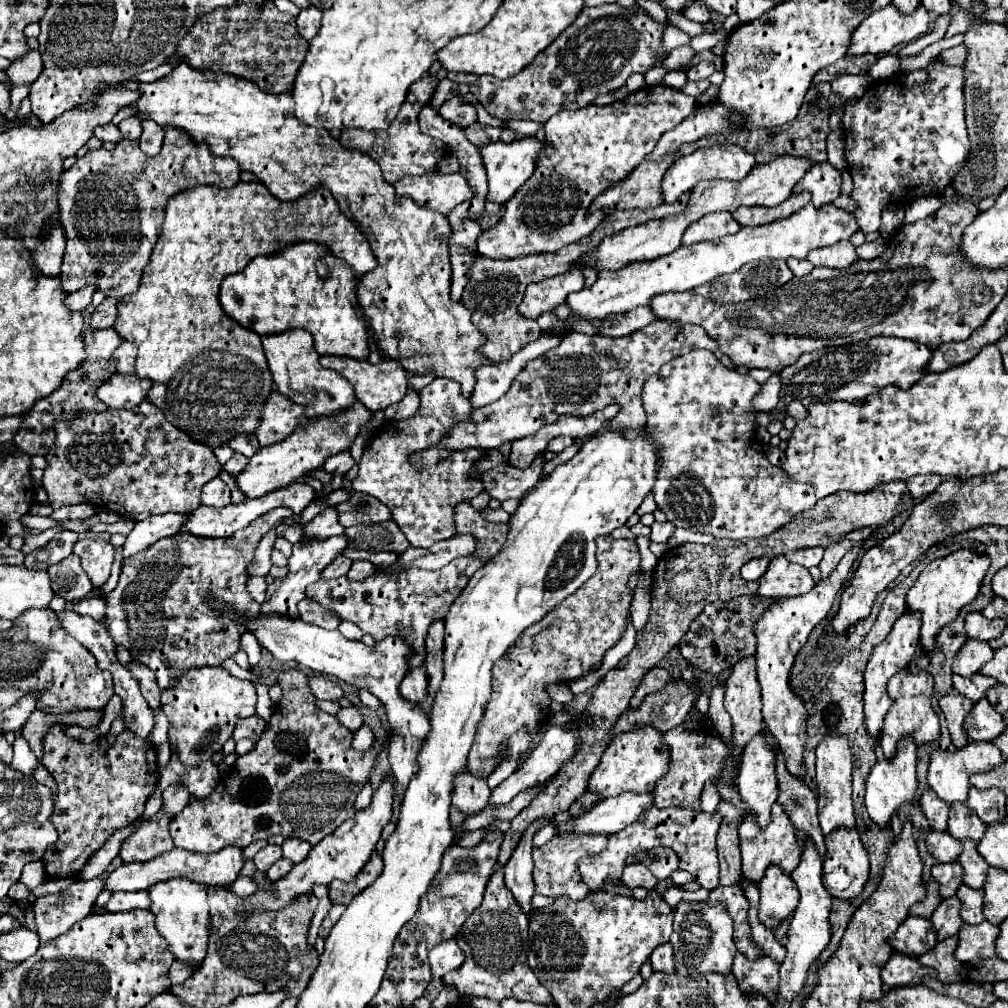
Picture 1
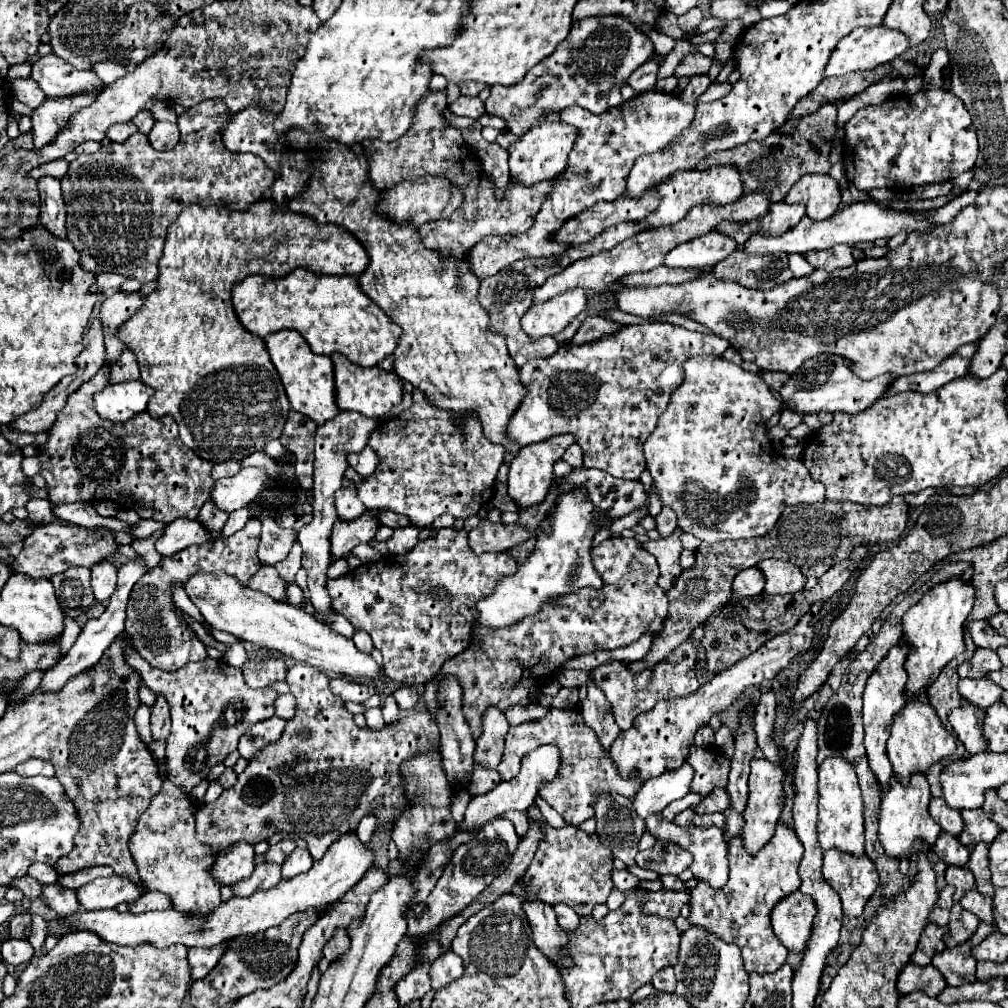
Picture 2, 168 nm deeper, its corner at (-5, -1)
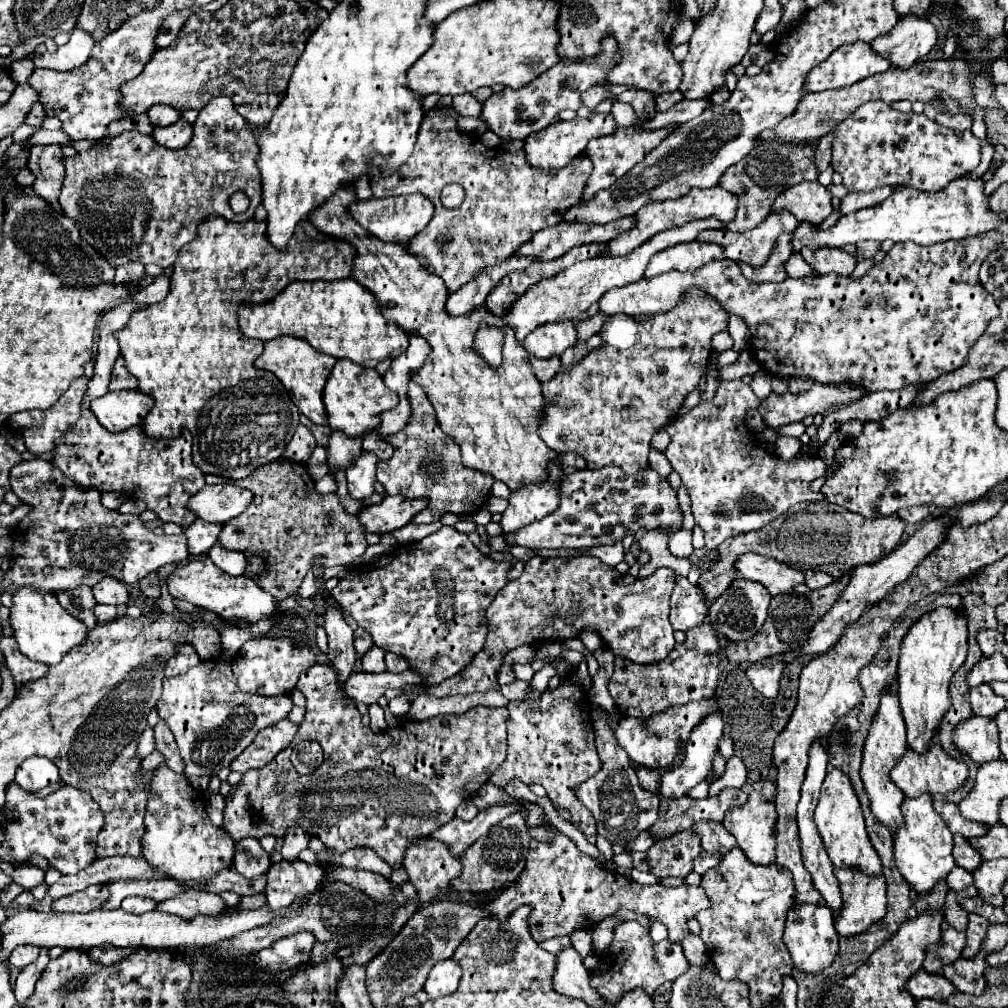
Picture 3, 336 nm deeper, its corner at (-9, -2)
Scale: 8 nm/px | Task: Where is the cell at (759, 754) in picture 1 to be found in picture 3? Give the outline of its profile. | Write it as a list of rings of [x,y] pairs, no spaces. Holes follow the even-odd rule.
[[[756,781],[752,783],[752,793],[746,801],[746,805],[742,807],[734,807],[726,811],[726,817],[722,821],[722,825],[726,827],[728,833],[732,833],[738,841],[738,847],[744,851],[744,855],[758,865],[770,865],[776,861],[776,839],[774,839],[774,827],[776,827],[776,805],[774,805],[774,797],[776,797],[776,787],[772,781]]]

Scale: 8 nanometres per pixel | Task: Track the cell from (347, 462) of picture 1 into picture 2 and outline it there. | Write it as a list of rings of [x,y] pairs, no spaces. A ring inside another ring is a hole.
[[[366,446],[362,452],[354,452],[348,458],[348,464],[360,474],[360,476],[368,476],[372,470],[376,470],[378,466],[378,458],[374,454],[374,450],[370,446]]]

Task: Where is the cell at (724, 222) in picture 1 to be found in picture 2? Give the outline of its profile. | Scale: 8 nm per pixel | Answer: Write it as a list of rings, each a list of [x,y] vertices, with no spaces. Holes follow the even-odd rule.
[[[710,230],[704,236],[698,236],[690,242],[678,244],[666,254],[664,264],[666,266],[678,266],[678,268],[702,268],[702,266],[714,266],[720,260],[724,260],[728,254],[732,254],[736,248],[736,242],[732,236],[722,234],[718,230]]]

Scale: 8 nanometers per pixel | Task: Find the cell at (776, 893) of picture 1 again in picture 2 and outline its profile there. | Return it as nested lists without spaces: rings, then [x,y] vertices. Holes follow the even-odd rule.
[[[800,890],[784,896],[770,914],[774,934],[792,952],[802,952],[816,914],[814,900]]]

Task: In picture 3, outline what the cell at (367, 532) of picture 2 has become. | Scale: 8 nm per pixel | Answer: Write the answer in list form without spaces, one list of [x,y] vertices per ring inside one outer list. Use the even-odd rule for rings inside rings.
[[[402,495],[384,497],[382,503],[364,507],[364,511],[358,515],[362,525],[366,527],[366,533],[388,533],[394,529],[400,529],[412,521],[412,517],[428,507],[428,499],[408,499]]]

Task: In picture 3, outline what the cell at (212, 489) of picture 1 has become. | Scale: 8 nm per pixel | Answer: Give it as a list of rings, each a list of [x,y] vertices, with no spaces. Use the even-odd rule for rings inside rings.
[[[194,519],[192,525],[186,527],[184,535],[188,539],[188,551],[190,555],[208,553],[210,547],[218,541],[222,525],[218,523],[202,523],[202,519]]]

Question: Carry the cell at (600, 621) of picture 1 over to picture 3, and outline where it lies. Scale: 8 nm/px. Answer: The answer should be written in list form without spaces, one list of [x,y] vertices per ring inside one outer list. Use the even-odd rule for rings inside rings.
[[[532,557],[524,565],[522,577],[510,581],[488,607],[486,647],[472,663],[468,663],[464,671],[452,675],[440,685],[432,685],[428,693],[448,697],[500,689],[496,671],[510,649],[542,641],[572,639],[586,629],[598,631],[614,655],[628,657],[634,663],[654,663],[666,659],[676,643],[668,621],[670,595],[678,579],[676,573],[668,567],[660,567],[650,577],[636,579],[628,587],[616,585],[616,579],[620,579],[620,573],[596,557]]]

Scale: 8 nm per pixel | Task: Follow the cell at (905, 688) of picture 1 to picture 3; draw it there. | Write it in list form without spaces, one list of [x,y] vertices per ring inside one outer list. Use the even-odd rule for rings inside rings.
[[[932,743],[928,755],[918,755],[918,753],[908,749],[904,759],[900,759],[898,765],[892,769],[890,777],[898,785],[898,789],[910,799],[920,797],[922,793],[928,793],[928,795],[950,795],[958,787],[962,787],[966,783],[968,767],[964,765],[964,761],[950,759],[950,755],[946,755],[946,751],[942,751],[936,743]]]

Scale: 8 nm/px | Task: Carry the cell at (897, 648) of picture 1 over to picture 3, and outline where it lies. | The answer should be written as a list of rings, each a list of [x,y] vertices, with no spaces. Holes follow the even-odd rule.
[[[886,693],[880,699],[880,711],[878,711],[878,715],[872,721],[868,739],[864,743],[864,757],[862,757],[860,775],[862,775],[862,781],[864,781],[864,789],[868,793],[870,809],[874,813],[874,817],[884,827],[888,827],[892,831],[892,835],[904,823],[904,817],[902,817],[902,811],[900,811],[900,805],[904,801],[904,795],[892,783],[890,771],[902,759],[904,753],[906,753],[906,727],[904,727],[904,717],[900,713],[900,703],[898,703],[898,697],[896,695]]]

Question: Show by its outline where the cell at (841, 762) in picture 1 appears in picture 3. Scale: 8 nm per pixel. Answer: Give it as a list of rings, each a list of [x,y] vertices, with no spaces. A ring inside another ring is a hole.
[[[838,769],[828,771],[824,785],[822,785],[822,793],[820,793],[820,801],[818,801],[814,819],[816,819],[818,833],[824,841],[824,847],[828,851],[828,857],[834,867],[856,869],[856,871],[860,871],[864,875],[872,875],[872,877],[882,875],[882,863],[880,863],[880,857],[876,855],[876,849],[872,847],[872,843],[868,839],[858,797],[854,793],[850,779],[842,771],[838,771]]]

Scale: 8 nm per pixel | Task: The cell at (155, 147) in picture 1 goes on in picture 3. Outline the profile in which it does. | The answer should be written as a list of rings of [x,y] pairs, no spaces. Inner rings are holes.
[[[180,119],[178,123],[170,125],[170,127],[156,127],[152,137],[162,143],[164,147],[170,149],[182,149],[190,143],[192,139],[192,123],[188,123],[186,119]]]

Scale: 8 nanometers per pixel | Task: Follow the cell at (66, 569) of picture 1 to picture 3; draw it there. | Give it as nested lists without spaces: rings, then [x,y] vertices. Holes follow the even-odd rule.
[[[76,587],[74,591],[62,591],[62,595],[56,595],[60,605],[74,617],[78,617],[88,631],[92,631],[98,625],[98,619],[94,615],[96,599],[92,595],[90,587]]]

